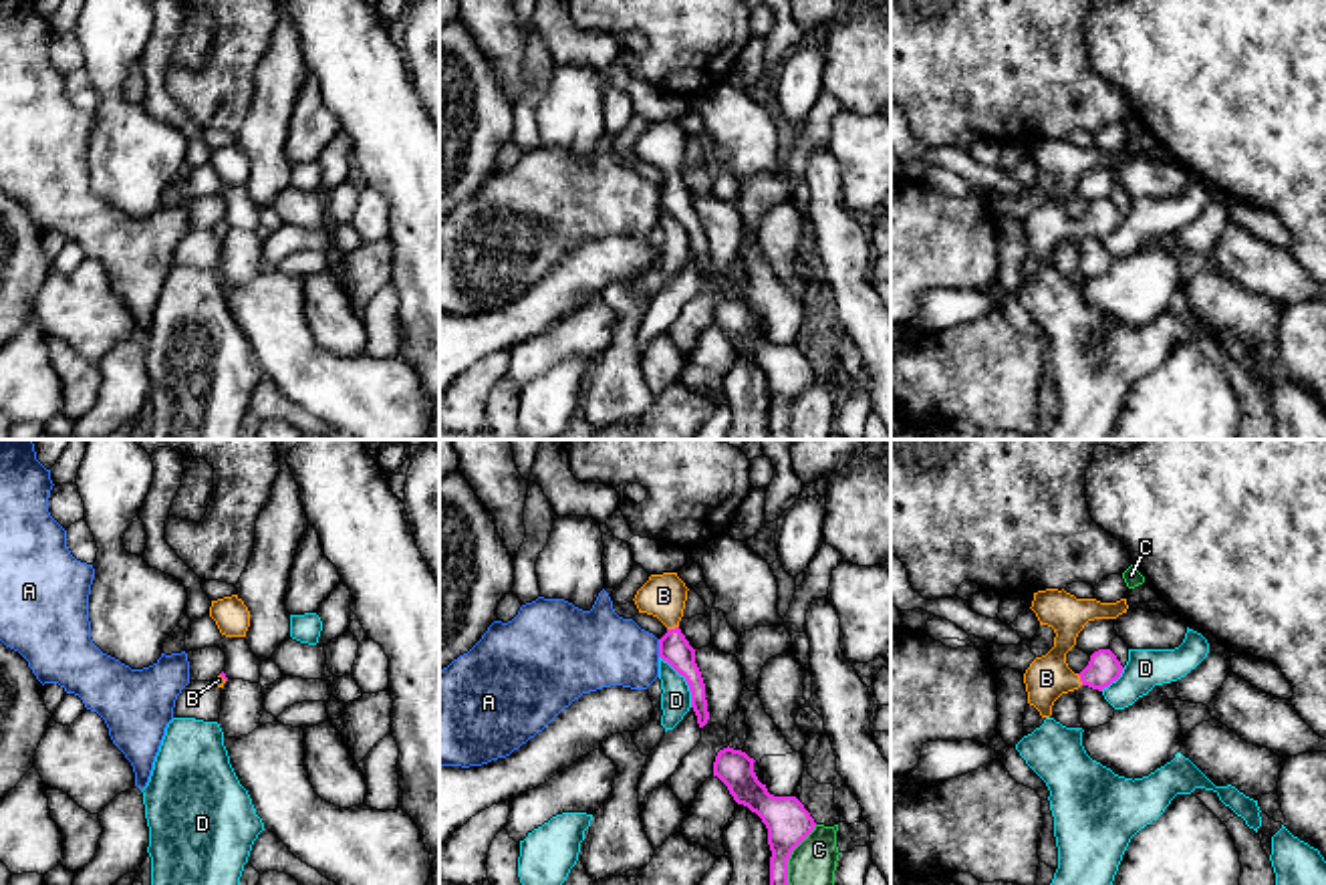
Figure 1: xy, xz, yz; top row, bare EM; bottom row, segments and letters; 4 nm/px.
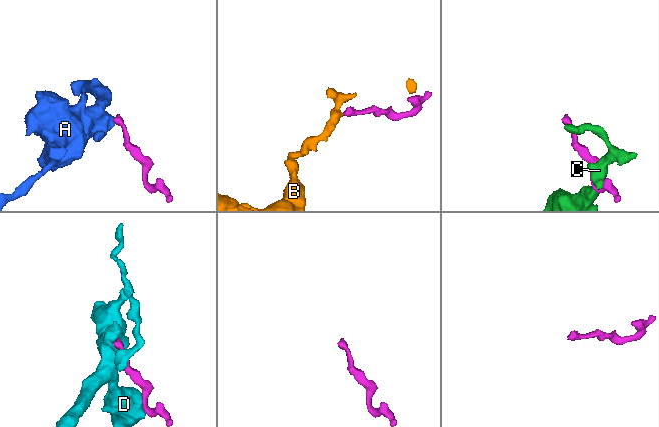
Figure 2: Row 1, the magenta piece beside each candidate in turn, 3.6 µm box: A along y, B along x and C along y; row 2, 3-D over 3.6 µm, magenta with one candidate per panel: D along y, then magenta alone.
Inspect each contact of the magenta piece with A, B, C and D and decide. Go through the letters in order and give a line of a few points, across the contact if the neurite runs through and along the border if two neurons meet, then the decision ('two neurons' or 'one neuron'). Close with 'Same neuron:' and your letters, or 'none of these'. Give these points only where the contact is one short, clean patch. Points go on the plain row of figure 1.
A: line xz (657, 188), (659, 204); two neurons
B: line xz (674, 196), (672, 178), (664, 144); one neuron
C: two neurons
D: line xz (659, 204), (684, 226), (692, 255); two neurons
Same neuron: B

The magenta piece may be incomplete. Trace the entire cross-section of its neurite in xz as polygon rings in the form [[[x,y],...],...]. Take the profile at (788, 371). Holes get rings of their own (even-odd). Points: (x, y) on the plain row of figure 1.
[[[723,296],[713,310],[717,325],[738,353],[756,361],[768,377],[770,437],[790,439],[788,407],[792,399],[814,379],[816,371],[796,345],[774,345],[754,321],[754,306],[742,298]]]

